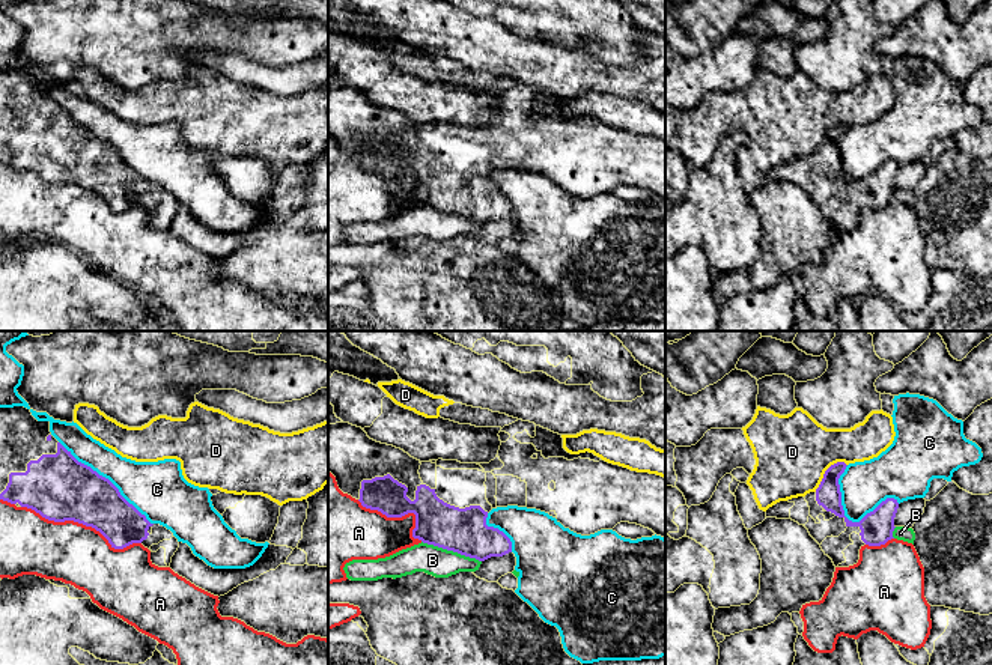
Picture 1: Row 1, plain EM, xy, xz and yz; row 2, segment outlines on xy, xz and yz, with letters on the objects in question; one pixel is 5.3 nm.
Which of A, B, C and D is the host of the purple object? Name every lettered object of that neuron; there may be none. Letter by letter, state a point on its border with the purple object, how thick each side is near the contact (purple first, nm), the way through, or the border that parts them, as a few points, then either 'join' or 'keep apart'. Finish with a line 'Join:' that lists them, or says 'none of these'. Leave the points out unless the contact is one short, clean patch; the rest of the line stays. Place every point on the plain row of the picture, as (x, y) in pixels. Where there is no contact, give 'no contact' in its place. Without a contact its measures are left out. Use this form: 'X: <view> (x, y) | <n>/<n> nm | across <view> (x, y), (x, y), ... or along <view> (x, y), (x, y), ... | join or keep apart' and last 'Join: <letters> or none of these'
A: xy (82, 185) | 360/320 nm | keep apart
B: xz (452, 212) | 240/160 nm | keep apart
C: yz (854, 185) | 180/260 nm | keep apart
D: yz (825, 134) | 140/400 nm | keep apart
Join: none of these

